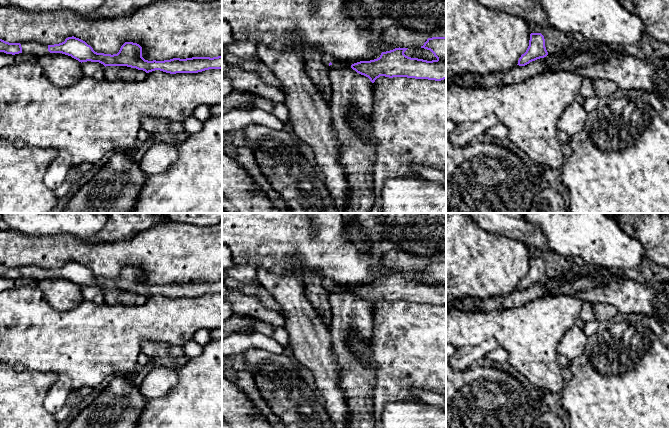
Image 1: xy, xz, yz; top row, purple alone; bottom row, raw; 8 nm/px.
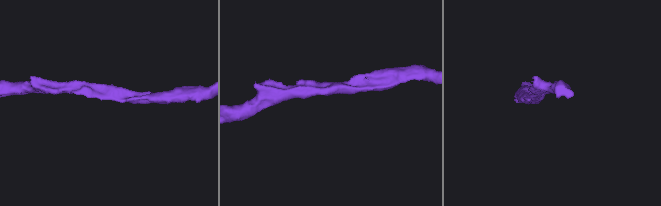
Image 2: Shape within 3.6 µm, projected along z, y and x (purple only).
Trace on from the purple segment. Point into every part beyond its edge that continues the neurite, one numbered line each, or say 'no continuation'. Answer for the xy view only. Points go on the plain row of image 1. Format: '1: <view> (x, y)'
1: xy (34, 272)

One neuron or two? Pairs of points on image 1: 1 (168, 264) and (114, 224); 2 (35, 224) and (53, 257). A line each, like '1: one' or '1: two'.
1: two
2: two

